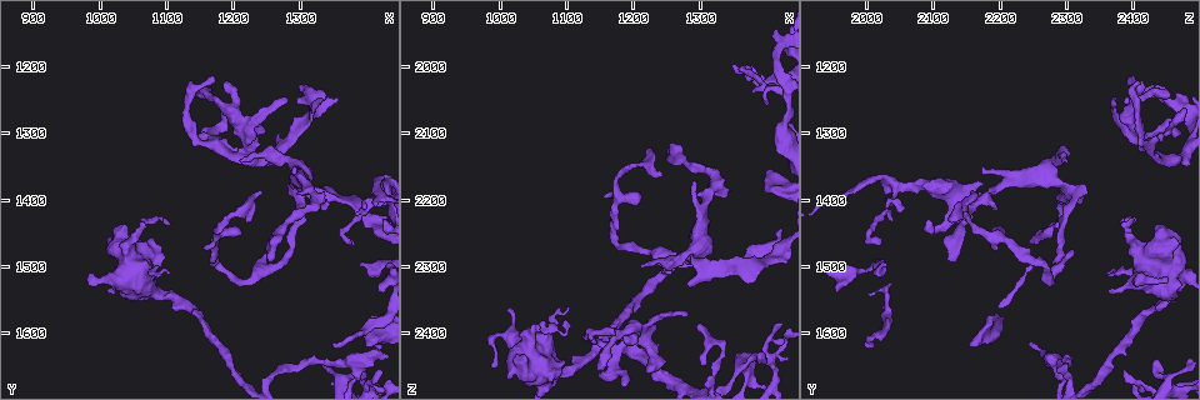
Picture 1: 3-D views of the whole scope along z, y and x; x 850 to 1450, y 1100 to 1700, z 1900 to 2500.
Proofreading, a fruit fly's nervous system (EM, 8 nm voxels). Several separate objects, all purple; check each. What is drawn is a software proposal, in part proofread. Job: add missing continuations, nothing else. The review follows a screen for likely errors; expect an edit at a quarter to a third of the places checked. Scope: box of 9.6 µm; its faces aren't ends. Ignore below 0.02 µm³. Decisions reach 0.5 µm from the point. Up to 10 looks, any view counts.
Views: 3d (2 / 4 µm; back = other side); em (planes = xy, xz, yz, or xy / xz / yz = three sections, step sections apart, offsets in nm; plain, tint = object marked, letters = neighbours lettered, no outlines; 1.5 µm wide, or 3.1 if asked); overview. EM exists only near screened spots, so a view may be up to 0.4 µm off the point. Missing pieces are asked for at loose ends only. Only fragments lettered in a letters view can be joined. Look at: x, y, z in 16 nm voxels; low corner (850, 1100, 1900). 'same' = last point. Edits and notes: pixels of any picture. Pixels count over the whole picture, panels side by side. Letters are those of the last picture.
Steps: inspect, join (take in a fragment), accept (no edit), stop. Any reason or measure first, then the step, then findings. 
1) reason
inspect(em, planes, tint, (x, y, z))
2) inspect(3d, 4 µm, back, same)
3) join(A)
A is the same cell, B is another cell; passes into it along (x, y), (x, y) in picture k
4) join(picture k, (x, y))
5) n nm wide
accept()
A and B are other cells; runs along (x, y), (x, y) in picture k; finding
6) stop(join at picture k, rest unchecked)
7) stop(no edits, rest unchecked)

inspect(em, planes, tint, (1405, 1615, 2155))

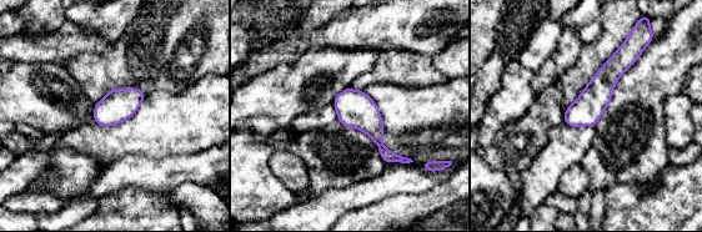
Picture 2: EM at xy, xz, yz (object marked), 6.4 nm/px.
inspect(em, planes, letters, same)

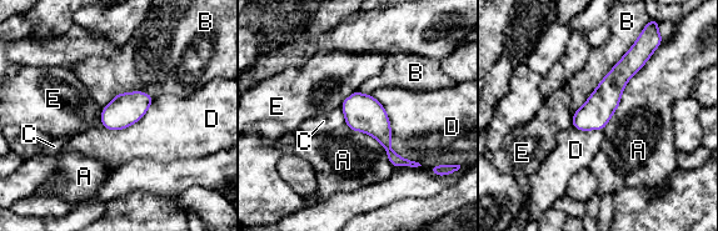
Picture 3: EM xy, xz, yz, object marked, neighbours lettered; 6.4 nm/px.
190 nm wide
accept()
A, B, C, D and E are other cells; runs along (633, 69), (576, 124) in picture 3; no lettered fragment goes on from it

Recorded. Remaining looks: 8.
an open end
inspect(3d, 4 µm, (1290, 1360, 2175))

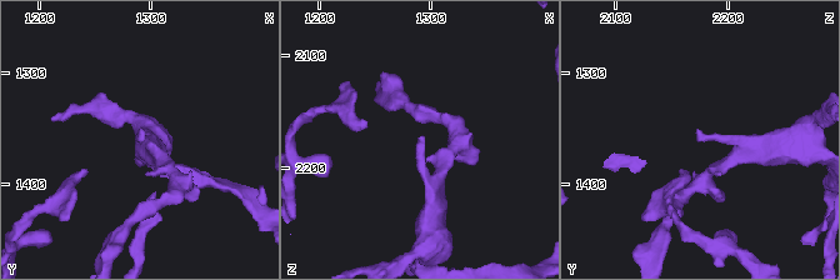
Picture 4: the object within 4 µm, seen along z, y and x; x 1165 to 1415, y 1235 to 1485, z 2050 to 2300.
inspect(em, planes, letters, (1294, 1360, 2172))

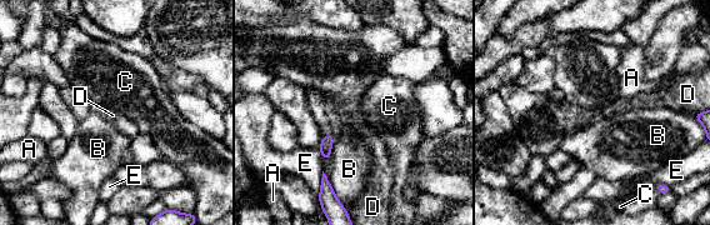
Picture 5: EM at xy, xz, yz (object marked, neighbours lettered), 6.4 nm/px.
accept()
A, B, C, D and E are other cells; border along (323, 170), (336, 199), (348, 213) in picture 5; none of them fits

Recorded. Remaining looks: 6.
thin end
inspect(3d, 2 µm, (1310, 1240, 2450))

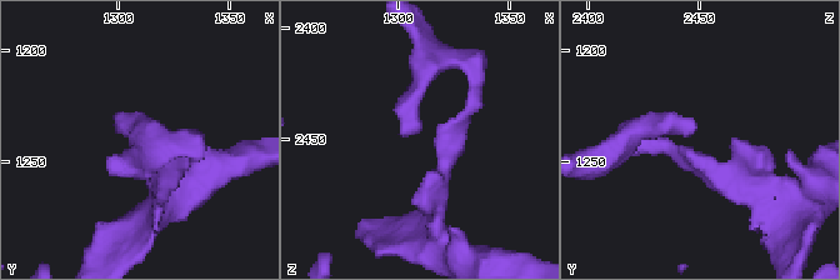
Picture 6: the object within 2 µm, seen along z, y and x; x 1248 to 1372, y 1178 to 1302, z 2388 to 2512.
inspect(em, planes, tint, (1310, 1239, 2444))

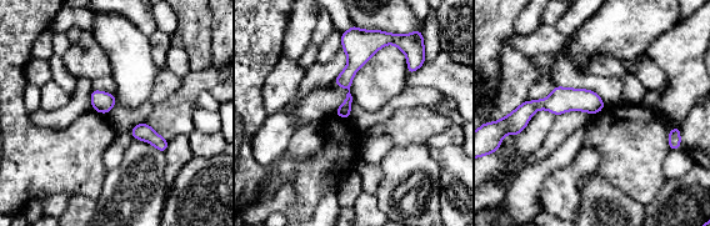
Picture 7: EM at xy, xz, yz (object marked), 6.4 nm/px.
inspect(em, planes, letters, same)

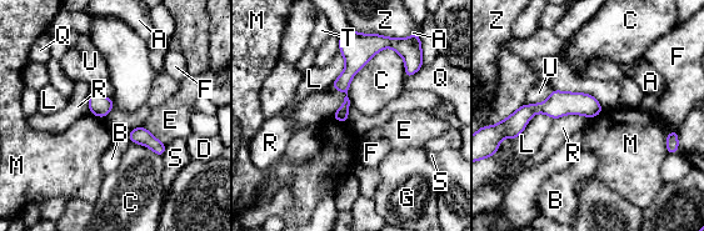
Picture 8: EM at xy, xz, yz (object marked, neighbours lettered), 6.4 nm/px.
80 nm wide
accept()
A, B, C, D, E, F, G, L, M, Q, R, S, T, U and Z are other cells; none of them fits

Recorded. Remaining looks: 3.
free end
inspect(3d, 2 µm, (1350, 1615, 2000))

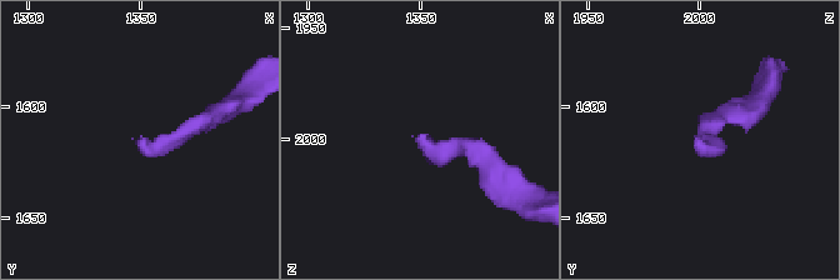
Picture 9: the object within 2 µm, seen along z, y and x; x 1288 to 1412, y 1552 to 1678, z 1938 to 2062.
inspect(em, yz, step 8, letters, (1351, 1615, 1998))

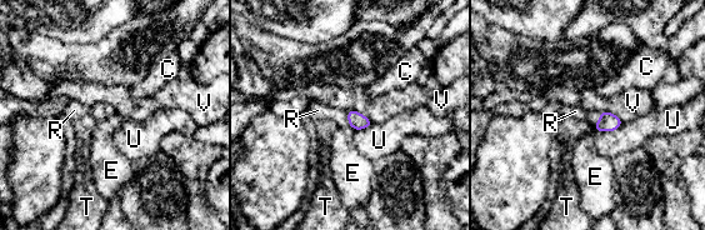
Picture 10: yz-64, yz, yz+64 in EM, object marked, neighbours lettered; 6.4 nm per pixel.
join(picture 10, (318, 110))
R is the same cell, C, E, T, U and V are other cells; passes into it along (356, 120), (348, 118), (318, 110) in picture 10; it goes on there

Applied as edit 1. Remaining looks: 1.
stop(join at picture 10, rest unchecked)

